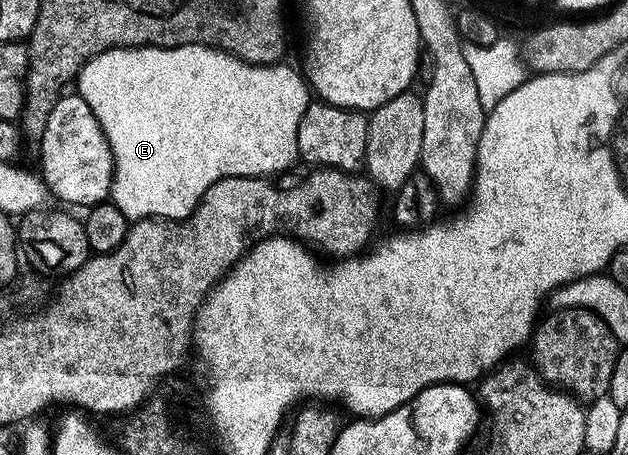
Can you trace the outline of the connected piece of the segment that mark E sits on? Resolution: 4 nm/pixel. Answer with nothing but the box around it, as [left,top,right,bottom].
[78,44,310,221]

